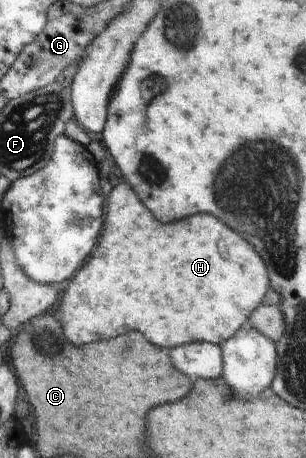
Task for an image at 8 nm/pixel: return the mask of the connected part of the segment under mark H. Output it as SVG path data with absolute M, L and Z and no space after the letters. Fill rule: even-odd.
M127 182L113 187L109 194L108 203L105 232L100 235L95 246L97 250L94 249L91 252L89 255L91 258L88 258L85 264L73 275L67 289L62 290L62 304L60 309L56 311L58 320L61 320L61 324L63 324L65 338L69 342L73 342L75 346L81 346L83 342L97 342L97 340L105 340L105 338L115 338L115 336L123 334L125 330L139 330L141 334L145 334L145 338L149 342L153 342L155 346L161 346L161 348L173 348L173 346L179 346L181 342L183 344L185 342L209 342L221 346L241 327L245 326L249 315L262 304L263 296L270 289L270 278L267 270L265 270L263 260L249 246L249 242L245 242L245 238L241 238L235 230L225 226L215 216L197 214L197 216L189 216L189 218L183 218L183 220L173 222L173 224L161 224L157 218L153 218L153 214L149 214L149 210L143 206L143 202L137 198L137 194L133 192L133 188Z

